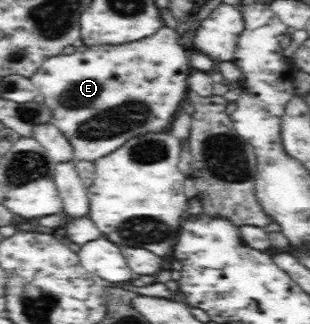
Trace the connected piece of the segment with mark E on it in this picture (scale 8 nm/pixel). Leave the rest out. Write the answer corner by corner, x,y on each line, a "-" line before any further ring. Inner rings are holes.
163,26
160,30
156,31
156,34
150,36
150,38
144,38
144,40
138,40
138,42
120,43
118,46
94,46
94,48
80,46
80,48
76,48
74,54
62,54
60,58
54,58
54,56
52,56
47,58
48,62
44,60
44,64
40,66
40,70
36,70
31,76
31,81
39,90
39,94
44,96
45,105
50,109
50,113
52,113
51,123
56,126
60,132
64,133
64,136
70,141
75,161
95,161
97,158
114,152
116,148
120,148
120,146
122,146
126,140
130,140
132,136
146,134
146,132
160,133
162,130
166,130
168,126
171,126
176,112
181,108
180,104
186,100
186,78
188,78
188,74
191,73
189,53
186,53
186,48
180,46
176,40
178,40
178,33
174,32
173,28

